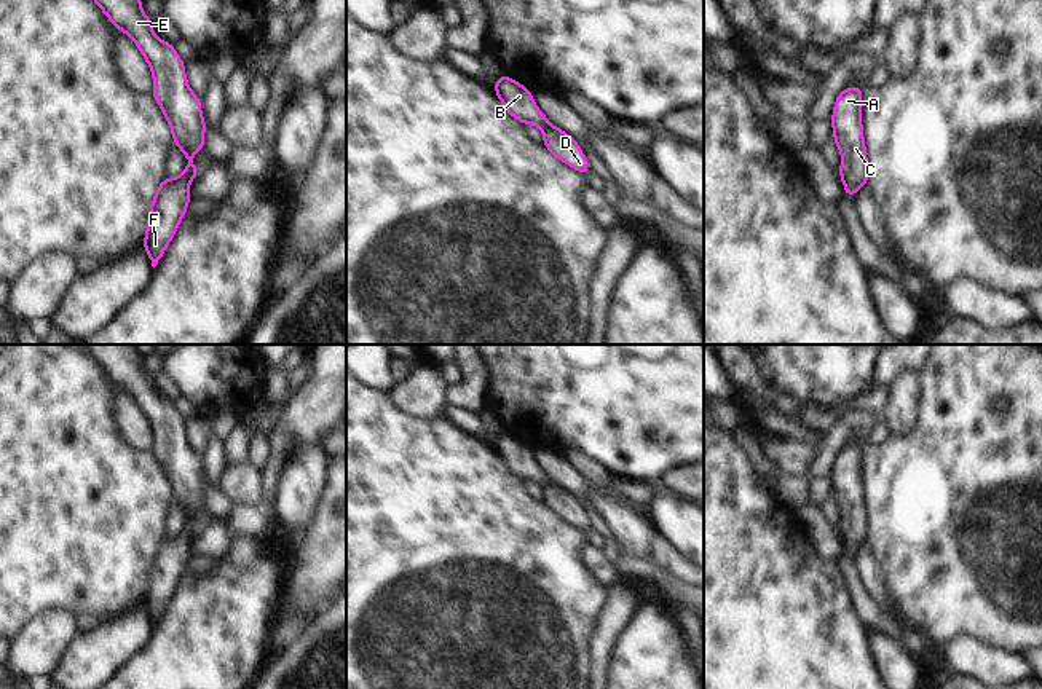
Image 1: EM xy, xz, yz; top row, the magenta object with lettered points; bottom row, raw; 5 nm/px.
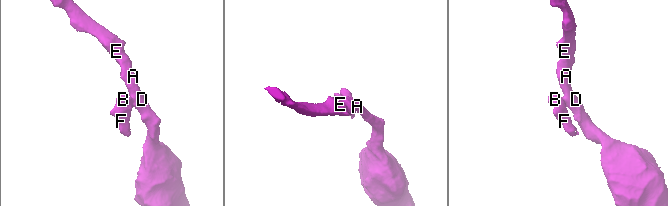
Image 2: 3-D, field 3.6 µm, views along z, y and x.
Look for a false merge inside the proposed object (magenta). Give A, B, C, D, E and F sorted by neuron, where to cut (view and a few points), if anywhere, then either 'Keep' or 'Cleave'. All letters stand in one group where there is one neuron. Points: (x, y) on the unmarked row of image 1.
Groups: A C D E / B F. Split along xy (185, 527), (190, 538). Cleave

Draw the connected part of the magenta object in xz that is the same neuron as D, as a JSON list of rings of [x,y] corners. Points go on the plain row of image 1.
[[[549,480],[543,486],[543,501],[555,515],[563,518],[570,525],[576,526],[584,533],[589,531],[587,517],[582,507],[579,506],[578,499],[557,483]]]

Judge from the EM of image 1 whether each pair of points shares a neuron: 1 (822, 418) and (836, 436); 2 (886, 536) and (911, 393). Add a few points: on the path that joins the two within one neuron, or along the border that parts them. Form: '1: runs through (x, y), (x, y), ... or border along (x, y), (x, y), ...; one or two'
1: border along (864, 410), (846, 410), (824, 436); two
2: border along (919, 397), (918, 425), (907, 433), (894, 434); two

